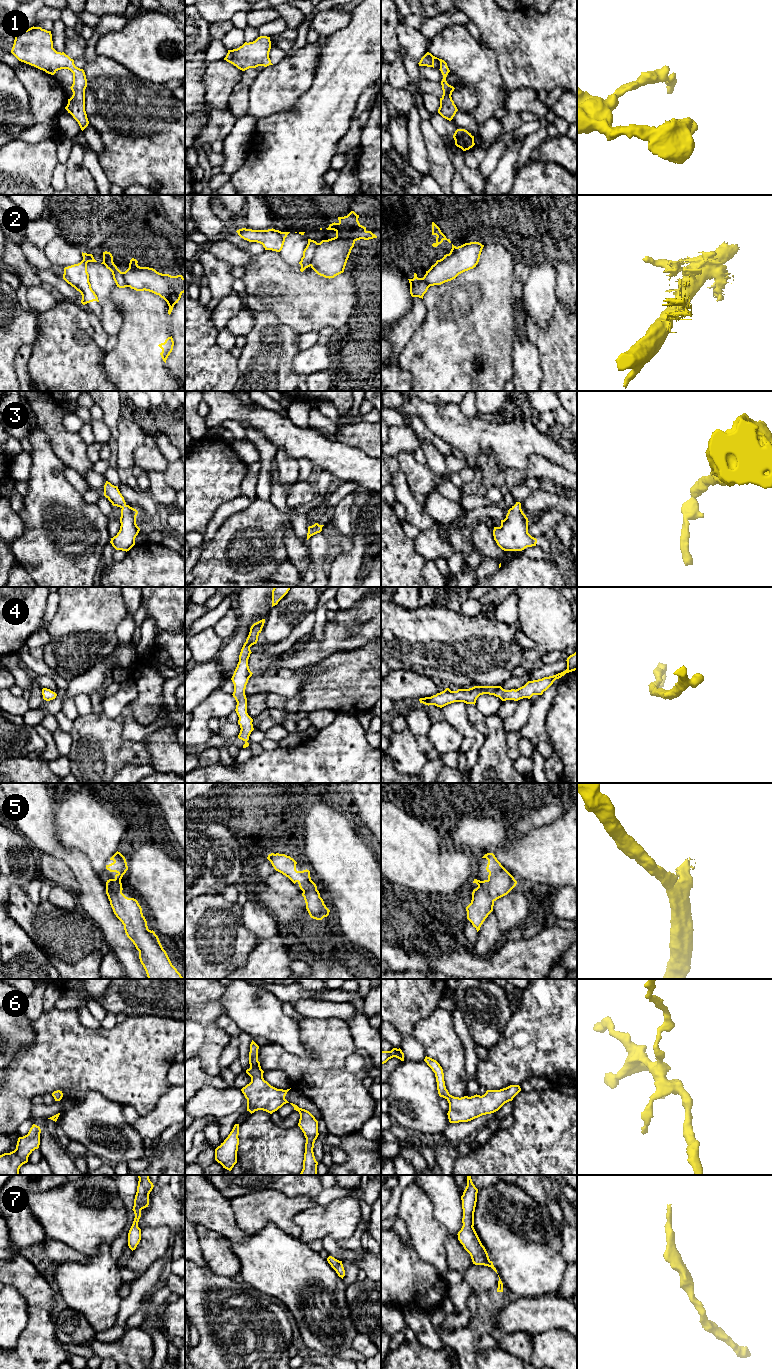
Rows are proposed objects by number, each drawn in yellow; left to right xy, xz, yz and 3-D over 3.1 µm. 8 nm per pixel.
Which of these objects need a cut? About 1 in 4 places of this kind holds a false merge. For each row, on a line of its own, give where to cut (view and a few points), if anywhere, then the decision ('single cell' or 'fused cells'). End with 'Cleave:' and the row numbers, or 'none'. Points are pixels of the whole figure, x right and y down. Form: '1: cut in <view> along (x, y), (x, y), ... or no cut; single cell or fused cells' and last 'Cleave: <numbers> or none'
1: no cut; single cell
2: no cut; single cell
3: no cut; single cell
4: no cut; single cell
5: no cut; single cell
6: no cut; single cell
7: no cut; single cell
Cleave: none

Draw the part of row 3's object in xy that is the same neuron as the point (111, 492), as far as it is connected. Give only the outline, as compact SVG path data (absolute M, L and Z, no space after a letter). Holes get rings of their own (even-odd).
M108 481L104 485L104 496L113 506L121 508L120 530L116 536L111 538L110 543L116 550L127 552L135 545L135 538L140 531L136 524L138 511L127 505L118 487Z

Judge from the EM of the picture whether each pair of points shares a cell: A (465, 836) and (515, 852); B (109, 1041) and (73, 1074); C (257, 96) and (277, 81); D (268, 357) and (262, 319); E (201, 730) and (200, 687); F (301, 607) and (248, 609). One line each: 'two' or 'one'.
A: one
B: one
C: one
D: one
E: two
F: two

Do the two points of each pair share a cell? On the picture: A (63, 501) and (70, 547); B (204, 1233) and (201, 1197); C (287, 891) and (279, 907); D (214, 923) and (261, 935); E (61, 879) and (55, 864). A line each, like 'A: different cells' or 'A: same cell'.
A: same cell
B: different cells
C: different cells
D: different cells
E: same cell

